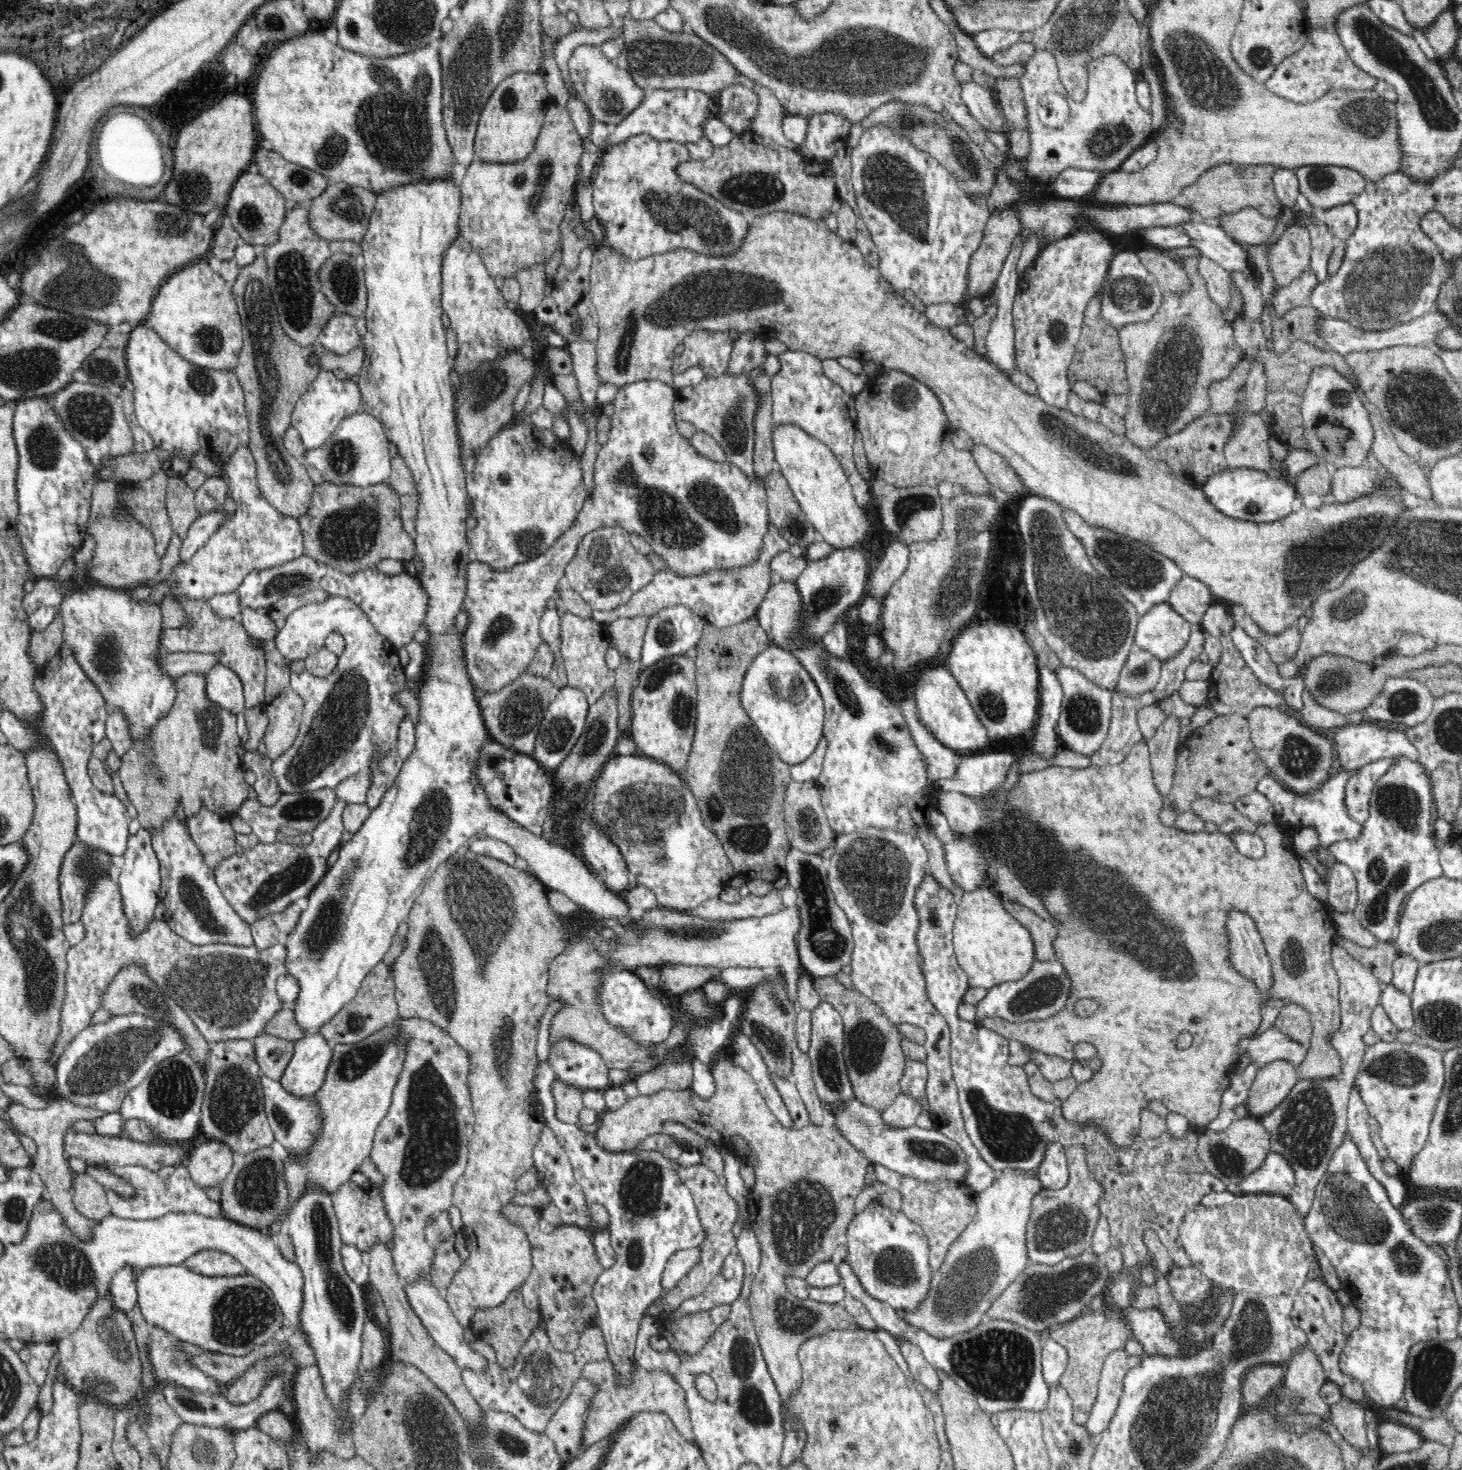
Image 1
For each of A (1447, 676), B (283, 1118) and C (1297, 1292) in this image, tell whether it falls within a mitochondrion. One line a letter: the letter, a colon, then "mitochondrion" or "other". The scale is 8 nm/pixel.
A: mitochondrion
B: mitochondrion
C: other

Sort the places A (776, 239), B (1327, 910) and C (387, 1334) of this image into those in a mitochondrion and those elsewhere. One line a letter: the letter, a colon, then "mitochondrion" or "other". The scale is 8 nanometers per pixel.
A: other
B: other
C: other

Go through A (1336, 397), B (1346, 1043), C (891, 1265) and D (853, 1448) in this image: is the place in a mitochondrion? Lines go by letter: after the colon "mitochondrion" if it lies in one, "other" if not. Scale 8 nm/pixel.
A: mitochondrion
B: other
C: mitochondrion
D: mitochondrion

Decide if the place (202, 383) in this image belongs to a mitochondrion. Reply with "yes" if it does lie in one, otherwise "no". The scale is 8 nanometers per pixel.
yes

